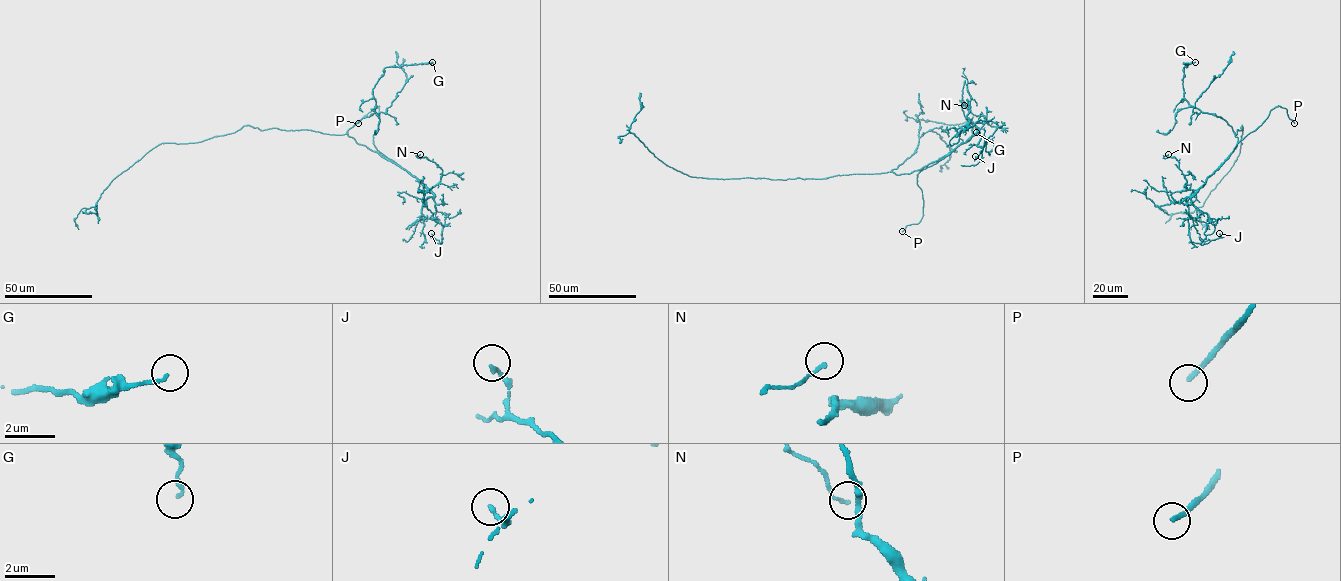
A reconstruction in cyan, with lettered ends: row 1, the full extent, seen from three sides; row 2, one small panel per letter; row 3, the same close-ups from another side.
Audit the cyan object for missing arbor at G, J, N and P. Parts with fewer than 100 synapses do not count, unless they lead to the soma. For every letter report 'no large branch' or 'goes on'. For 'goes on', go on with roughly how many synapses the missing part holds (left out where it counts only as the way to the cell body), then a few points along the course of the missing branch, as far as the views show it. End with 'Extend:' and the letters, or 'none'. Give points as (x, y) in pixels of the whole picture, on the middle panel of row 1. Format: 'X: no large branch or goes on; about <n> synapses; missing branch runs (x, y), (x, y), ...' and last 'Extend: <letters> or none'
G: no large branch
J: no large branch
N: no large branch
P: goes on; missing branch runs (902, 231), (893, 233), (890, 239)
Extend: P

